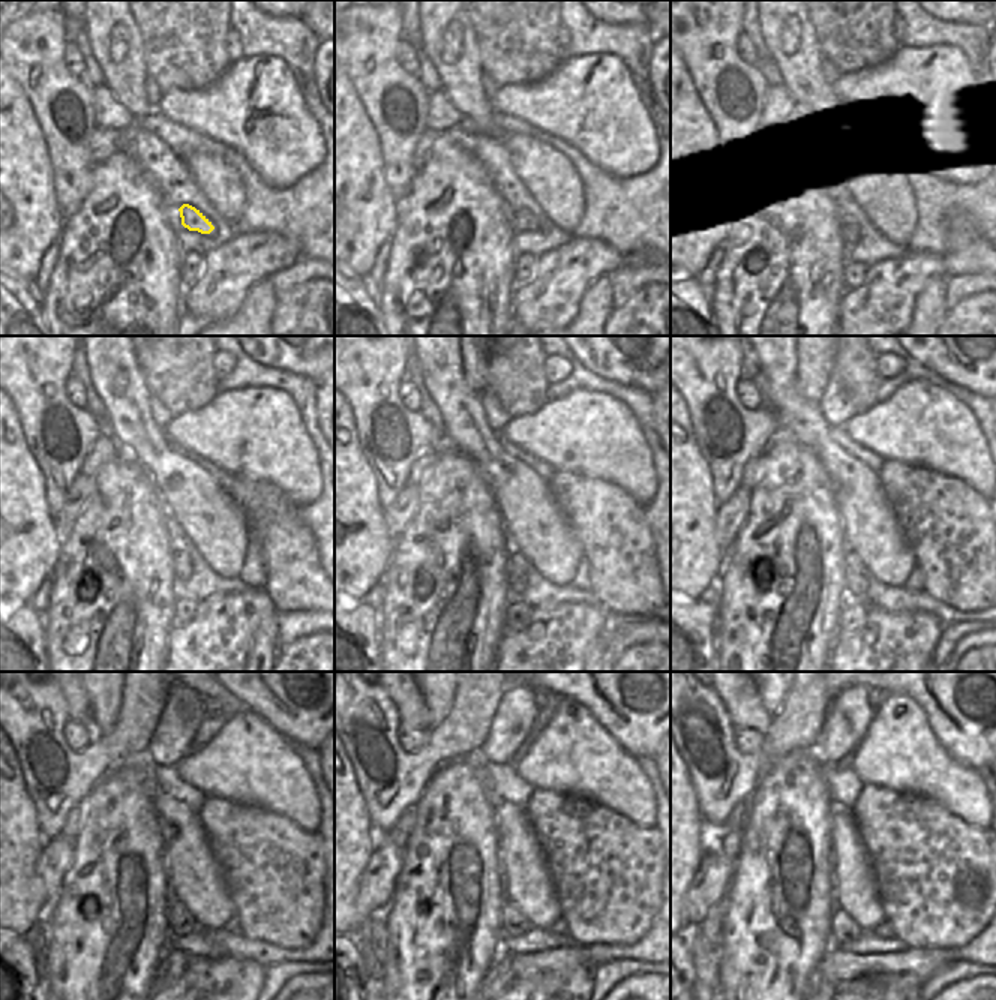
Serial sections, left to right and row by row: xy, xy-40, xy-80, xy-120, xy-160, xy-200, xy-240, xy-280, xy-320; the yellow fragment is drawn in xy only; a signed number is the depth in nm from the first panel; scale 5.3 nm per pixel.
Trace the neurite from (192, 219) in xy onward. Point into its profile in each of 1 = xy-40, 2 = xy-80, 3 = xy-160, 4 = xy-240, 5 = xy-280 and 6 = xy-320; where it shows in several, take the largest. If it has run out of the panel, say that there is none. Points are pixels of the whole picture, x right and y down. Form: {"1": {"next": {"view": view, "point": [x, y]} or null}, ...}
{"1": {"next": {"view": "xy-40", "point": [525, 221]}}, "2": {"next": {"view": "xy-80", "point": [852, 227]}}, "3": {"next": {"view": "xy-160", "point": [516, 567]}}, "4": {"next": {"view": "xy-240", "point": [180, 921]}}, "5": {"next": {"view": "xy-280", "point": [512, 924]}}, "6": {"next": {"view": "xy-320", "point": [843, 928]}}}

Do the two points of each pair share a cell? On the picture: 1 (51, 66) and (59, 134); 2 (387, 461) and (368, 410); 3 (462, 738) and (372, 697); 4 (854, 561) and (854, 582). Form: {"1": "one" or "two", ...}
{"1": "one", "2": "one", "3": "one", "4": "one"}

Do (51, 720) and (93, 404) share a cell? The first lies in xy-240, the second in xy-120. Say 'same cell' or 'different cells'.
different cells

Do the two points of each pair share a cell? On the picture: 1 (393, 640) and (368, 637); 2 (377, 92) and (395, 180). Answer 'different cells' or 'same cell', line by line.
1: different cells
2: same cell

